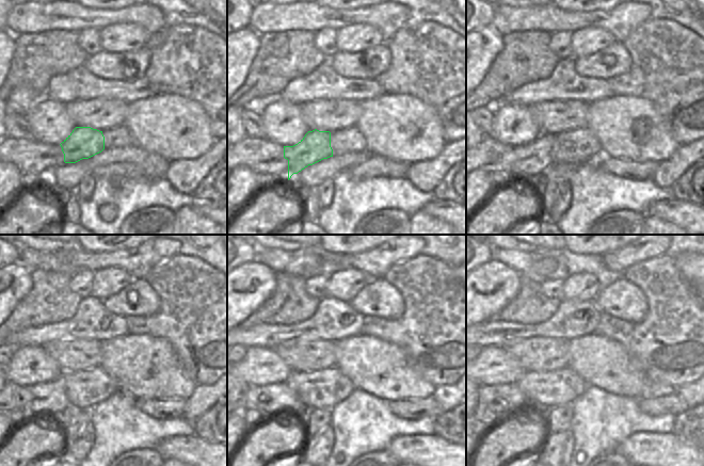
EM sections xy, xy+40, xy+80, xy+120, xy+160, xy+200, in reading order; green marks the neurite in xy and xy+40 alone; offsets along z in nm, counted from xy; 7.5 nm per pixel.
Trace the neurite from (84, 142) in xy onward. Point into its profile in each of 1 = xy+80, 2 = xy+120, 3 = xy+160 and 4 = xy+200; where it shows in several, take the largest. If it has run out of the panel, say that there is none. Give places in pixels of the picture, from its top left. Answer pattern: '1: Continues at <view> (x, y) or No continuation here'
1: Continues at xy+80 (533, 159)
2: Continues at xy+120 (49, 398)
3: Continues at xy+160 (269, 400)
4: Continues at xy+200 (504, 399)

